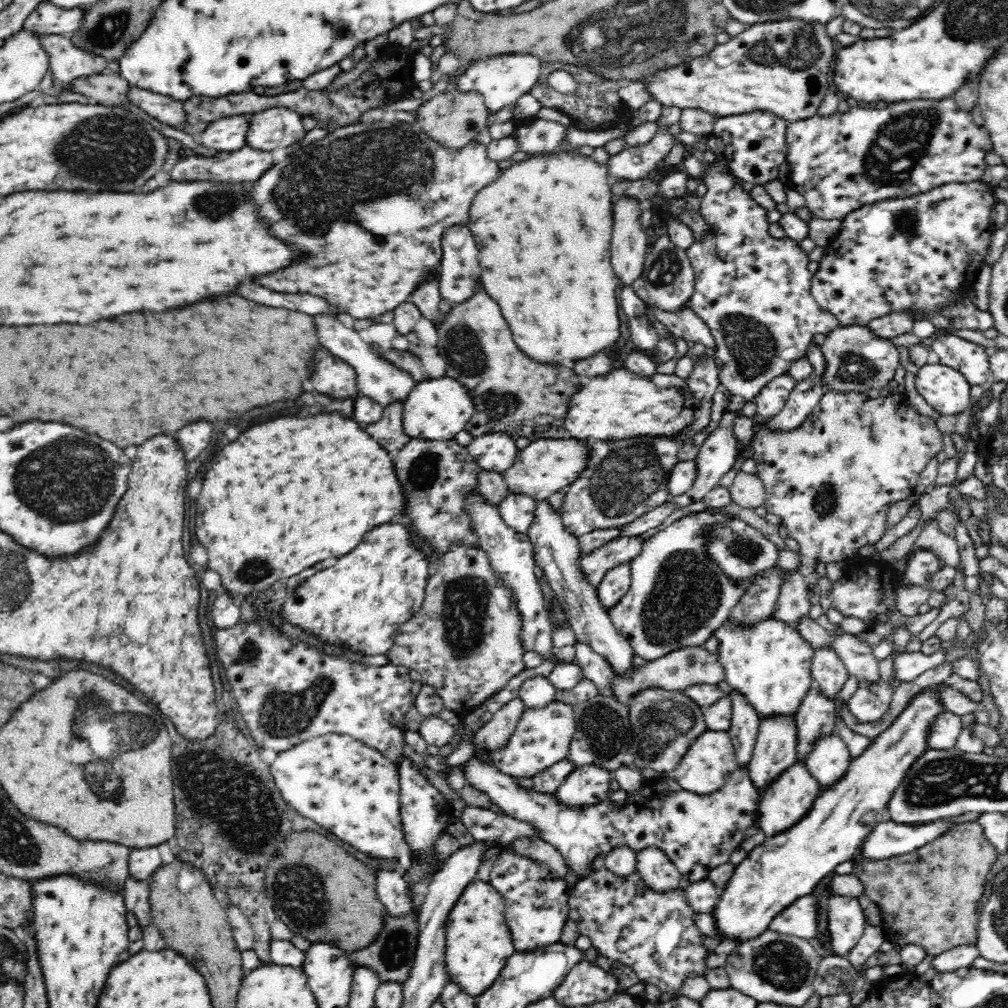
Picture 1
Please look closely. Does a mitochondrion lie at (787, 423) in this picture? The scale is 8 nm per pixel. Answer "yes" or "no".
no

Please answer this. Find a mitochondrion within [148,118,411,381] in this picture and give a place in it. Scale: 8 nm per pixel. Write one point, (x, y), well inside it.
(216, 203)

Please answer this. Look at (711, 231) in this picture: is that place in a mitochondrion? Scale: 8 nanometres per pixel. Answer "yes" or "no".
no

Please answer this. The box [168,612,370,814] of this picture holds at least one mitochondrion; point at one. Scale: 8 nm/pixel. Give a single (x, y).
(288, 714)

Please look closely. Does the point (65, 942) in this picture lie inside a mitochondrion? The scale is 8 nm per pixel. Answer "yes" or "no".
no

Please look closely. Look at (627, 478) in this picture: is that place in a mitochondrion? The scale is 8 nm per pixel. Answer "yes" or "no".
yes

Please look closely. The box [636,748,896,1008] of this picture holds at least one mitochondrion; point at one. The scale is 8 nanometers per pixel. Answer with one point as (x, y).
(782, 964)

